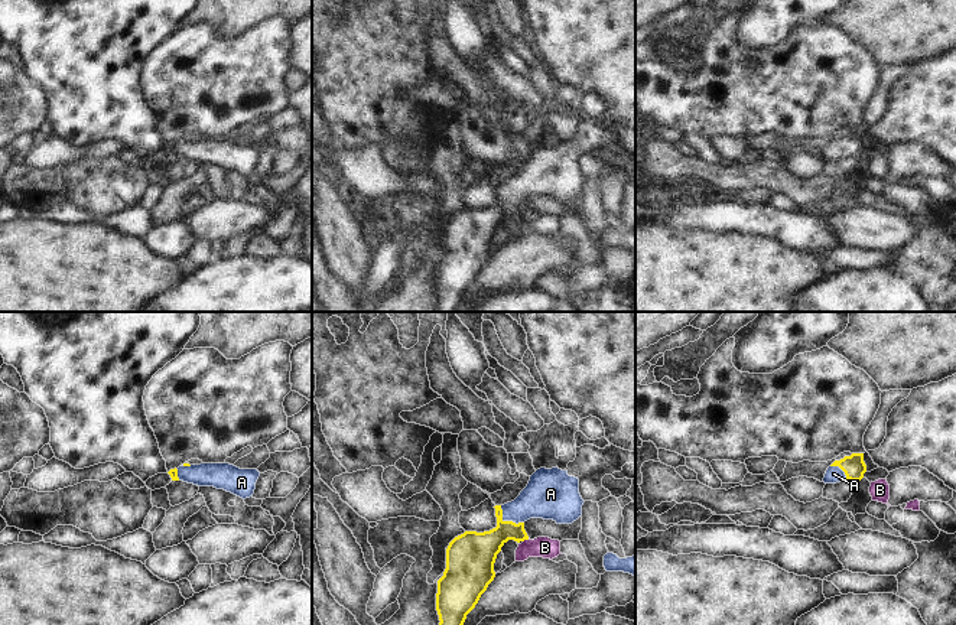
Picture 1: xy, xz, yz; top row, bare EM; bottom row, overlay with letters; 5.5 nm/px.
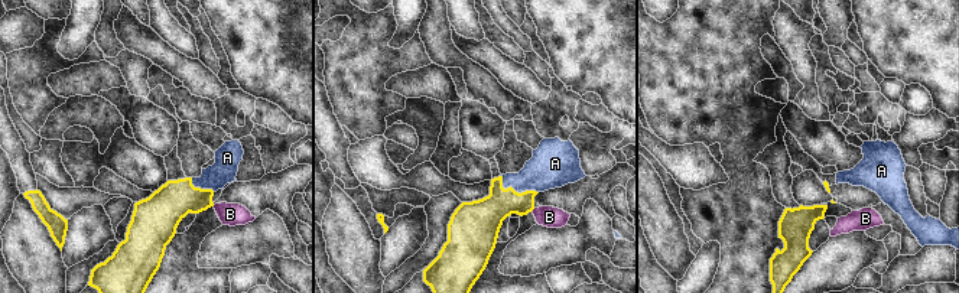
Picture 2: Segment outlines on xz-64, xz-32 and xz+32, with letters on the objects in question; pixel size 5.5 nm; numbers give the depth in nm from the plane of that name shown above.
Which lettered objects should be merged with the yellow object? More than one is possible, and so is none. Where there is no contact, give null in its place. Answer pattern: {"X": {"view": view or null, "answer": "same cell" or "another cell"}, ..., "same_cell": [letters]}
{"A": {"view": "xz", "answer": "same cell"}, "B": {"view": "xz", "answer": "another cell"}, "same_cell": ["A"]}

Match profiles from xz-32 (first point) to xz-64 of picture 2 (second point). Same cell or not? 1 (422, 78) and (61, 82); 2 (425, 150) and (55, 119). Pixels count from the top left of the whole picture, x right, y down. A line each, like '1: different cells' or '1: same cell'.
1: same cell
2: same cell

